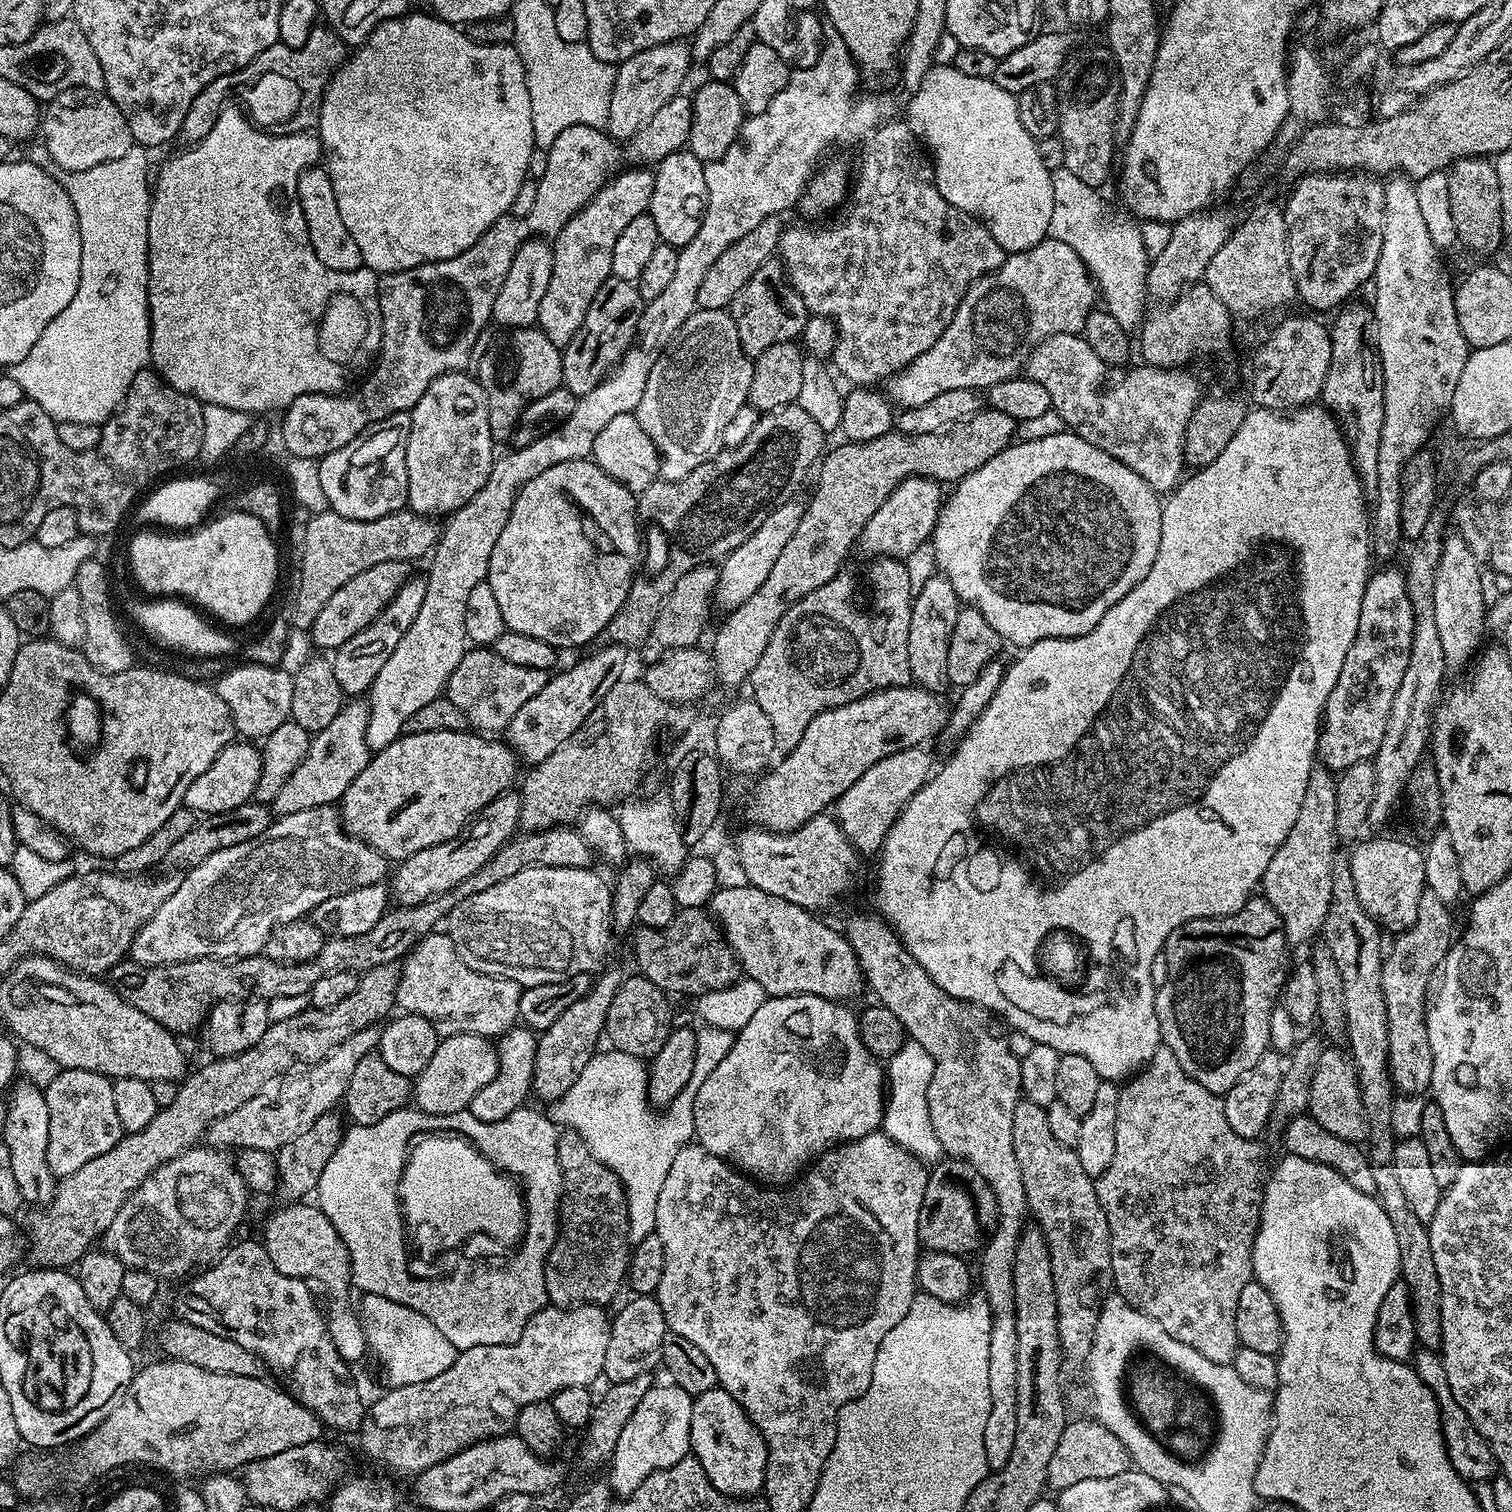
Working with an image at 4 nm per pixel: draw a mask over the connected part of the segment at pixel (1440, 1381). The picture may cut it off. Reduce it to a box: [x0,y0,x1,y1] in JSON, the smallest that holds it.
[1414,1350,1498,1482]

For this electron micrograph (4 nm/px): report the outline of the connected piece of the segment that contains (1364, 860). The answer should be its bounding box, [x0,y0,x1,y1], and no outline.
[1348,838,1426,934]

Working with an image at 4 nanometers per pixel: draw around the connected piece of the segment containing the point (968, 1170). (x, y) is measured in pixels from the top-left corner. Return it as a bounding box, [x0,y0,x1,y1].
[918,1158,992,1257]

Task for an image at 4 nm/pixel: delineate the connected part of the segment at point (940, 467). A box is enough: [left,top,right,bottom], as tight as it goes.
[710,407,1017,688]

